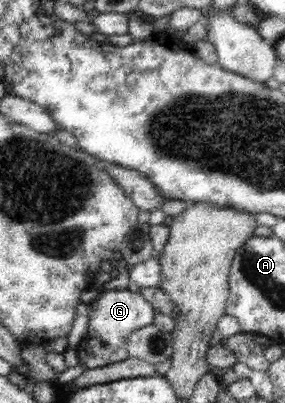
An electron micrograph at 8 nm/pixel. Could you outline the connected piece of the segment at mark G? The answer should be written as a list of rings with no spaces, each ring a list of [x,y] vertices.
[[[111,290],[99,295],[99,297],[93,296],[93,300],[87,305],[89,310],[88,330],[84,335],[81,343],[76,347],[80,364],[84,368],[95,369],[105,367],[111,364],[119,363],[128,358],[127,351],[127,339],[128,336],[137,329],[153,324],[153,319],[156,315],[156,310],[149,301],[142,297],[142,293],[130,290]]]

